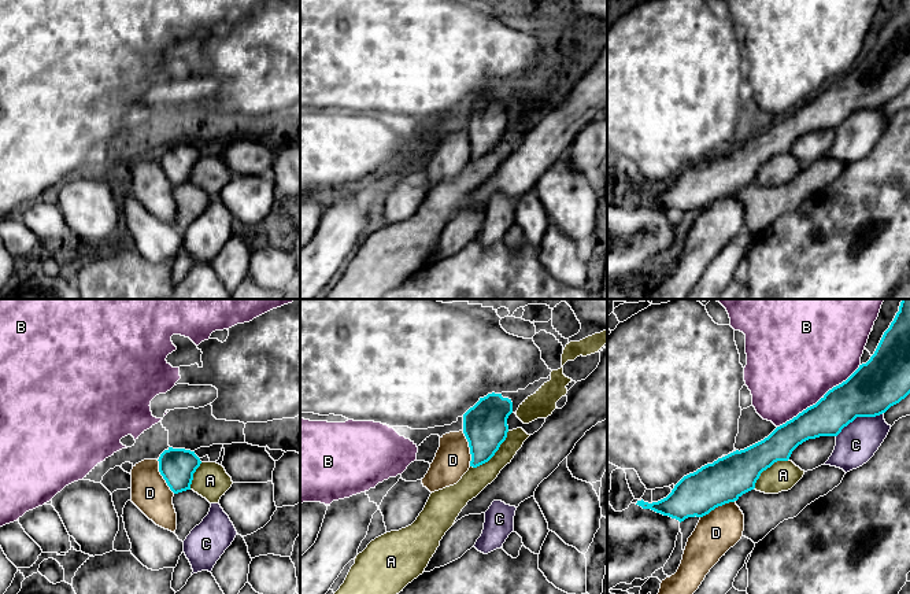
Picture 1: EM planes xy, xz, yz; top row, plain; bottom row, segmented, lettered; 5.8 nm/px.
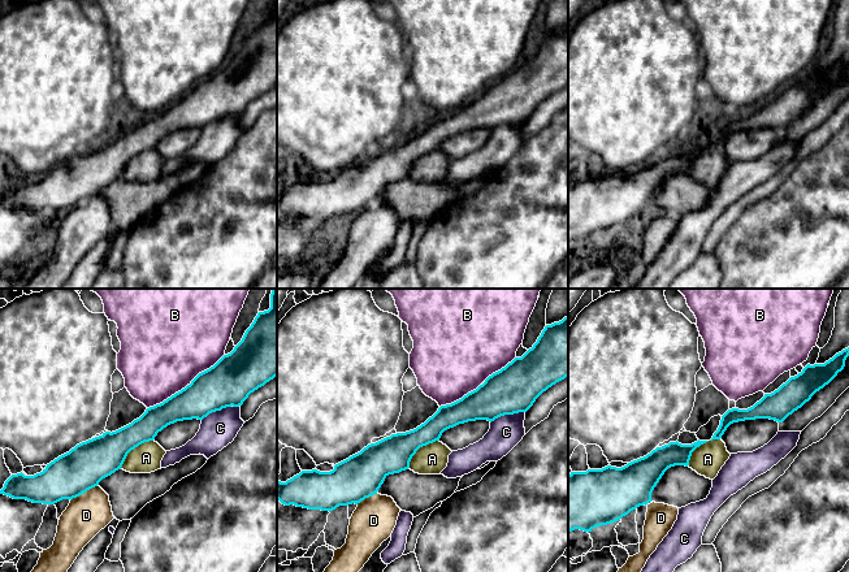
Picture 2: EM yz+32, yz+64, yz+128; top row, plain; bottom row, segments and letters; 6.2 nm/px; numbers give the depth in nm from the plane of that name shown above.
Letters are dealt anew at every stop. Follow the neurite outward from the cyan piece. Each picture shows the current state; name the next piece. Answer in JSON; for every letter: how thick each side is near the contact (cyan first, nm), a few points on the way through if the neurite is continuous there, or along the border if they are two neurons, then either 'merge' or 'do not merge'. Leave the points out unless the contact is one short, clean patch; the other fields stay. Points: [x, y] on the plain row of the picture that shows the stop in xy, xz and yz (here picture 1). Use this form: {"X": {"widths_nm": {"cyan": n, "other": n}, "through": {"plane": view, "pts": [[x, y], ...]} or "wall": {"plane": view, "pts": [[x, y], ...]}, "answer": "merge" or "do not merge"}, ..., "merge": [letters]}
{"A": {"widths_nm": {"cyan": 260, "other": 150}, "answer": "do not merge"}, "B": {"widths_nm": {"cyan": 260, "other": 500}, "answer": "do not merge"}, "C": {"widths_nm": {"cyan": 300, "other": 240}, "answer": "do not merge"}, "D": {"widths_nm": {"cyan": 260, "other": 200}, "answer": "do not merge"}, "merge": []}

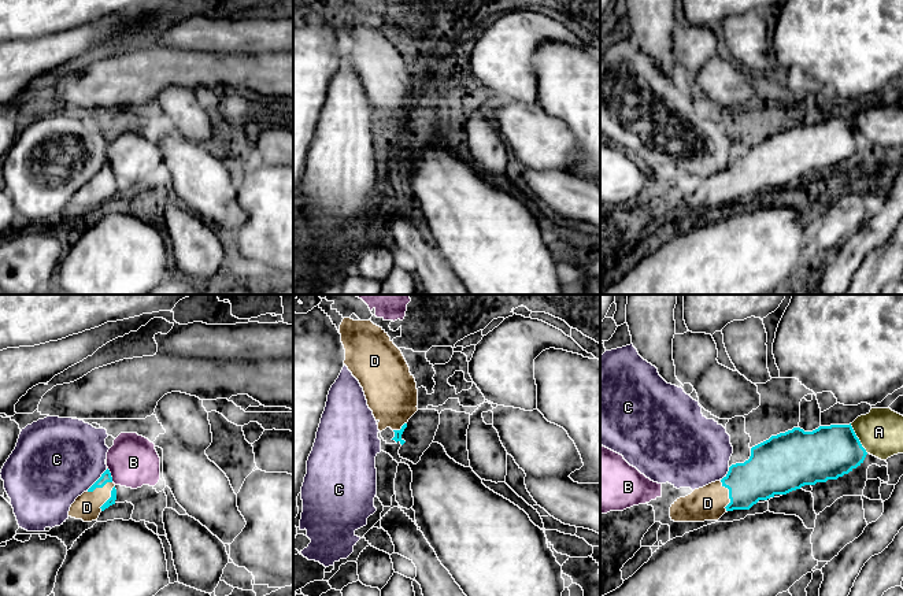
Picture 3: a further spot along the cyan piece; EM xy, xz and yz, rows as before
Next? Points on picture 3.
{"A": {"widths_nm": {"cyan": 320, "other": 260}, "answer": "do not merge"}, "B": {"widths_nm": {"cyan": 70, "other": 300}, "answer": "do not merge"}, "C": {"widths_nm": {"cyan": 70, "other": 480}, "answer": "do not merge"}, "D": {"widths_nm": {"cyan": 260, "other": 200}, "through": {"plane": "yz", "pts": [[765, 167], [747, 176], [729, 189], [720, 189], [707, 196]]}, "answer": "merge"}, "merge": ["D"]}

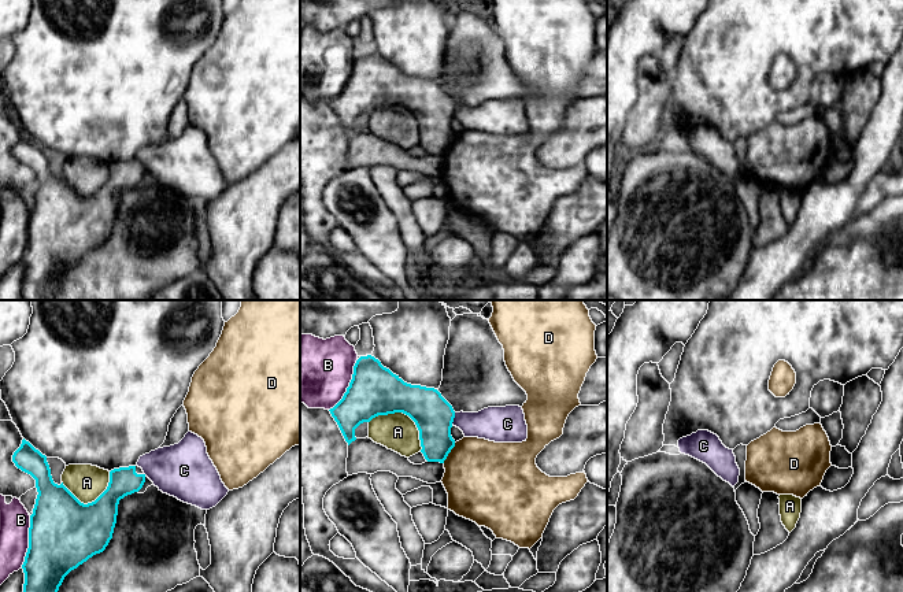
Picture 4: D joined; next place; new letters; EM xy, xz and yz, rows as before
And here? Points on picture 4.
{"A": {"widths_nm": {"cyan": 300, "other": 220}, "answer": "do not merge"}, "B": {"widths_nm": {"cyan": 300, "other": 400}, "answer": "do not merge"}, "C": {"widths_nm": {"cyan": 240, "other": 200}, "wall": {"plane": "xz", "pts": [[455, 106], [451, 117]]}, "answer": "do not merge"}, "D": {"widths_nm": {"cyan": 240, "other": 460}, "wall": {"plane": "xz", "pts": [[455, 136], [443, 155]]}, "answer": "do not merge"}, "merge": []}

